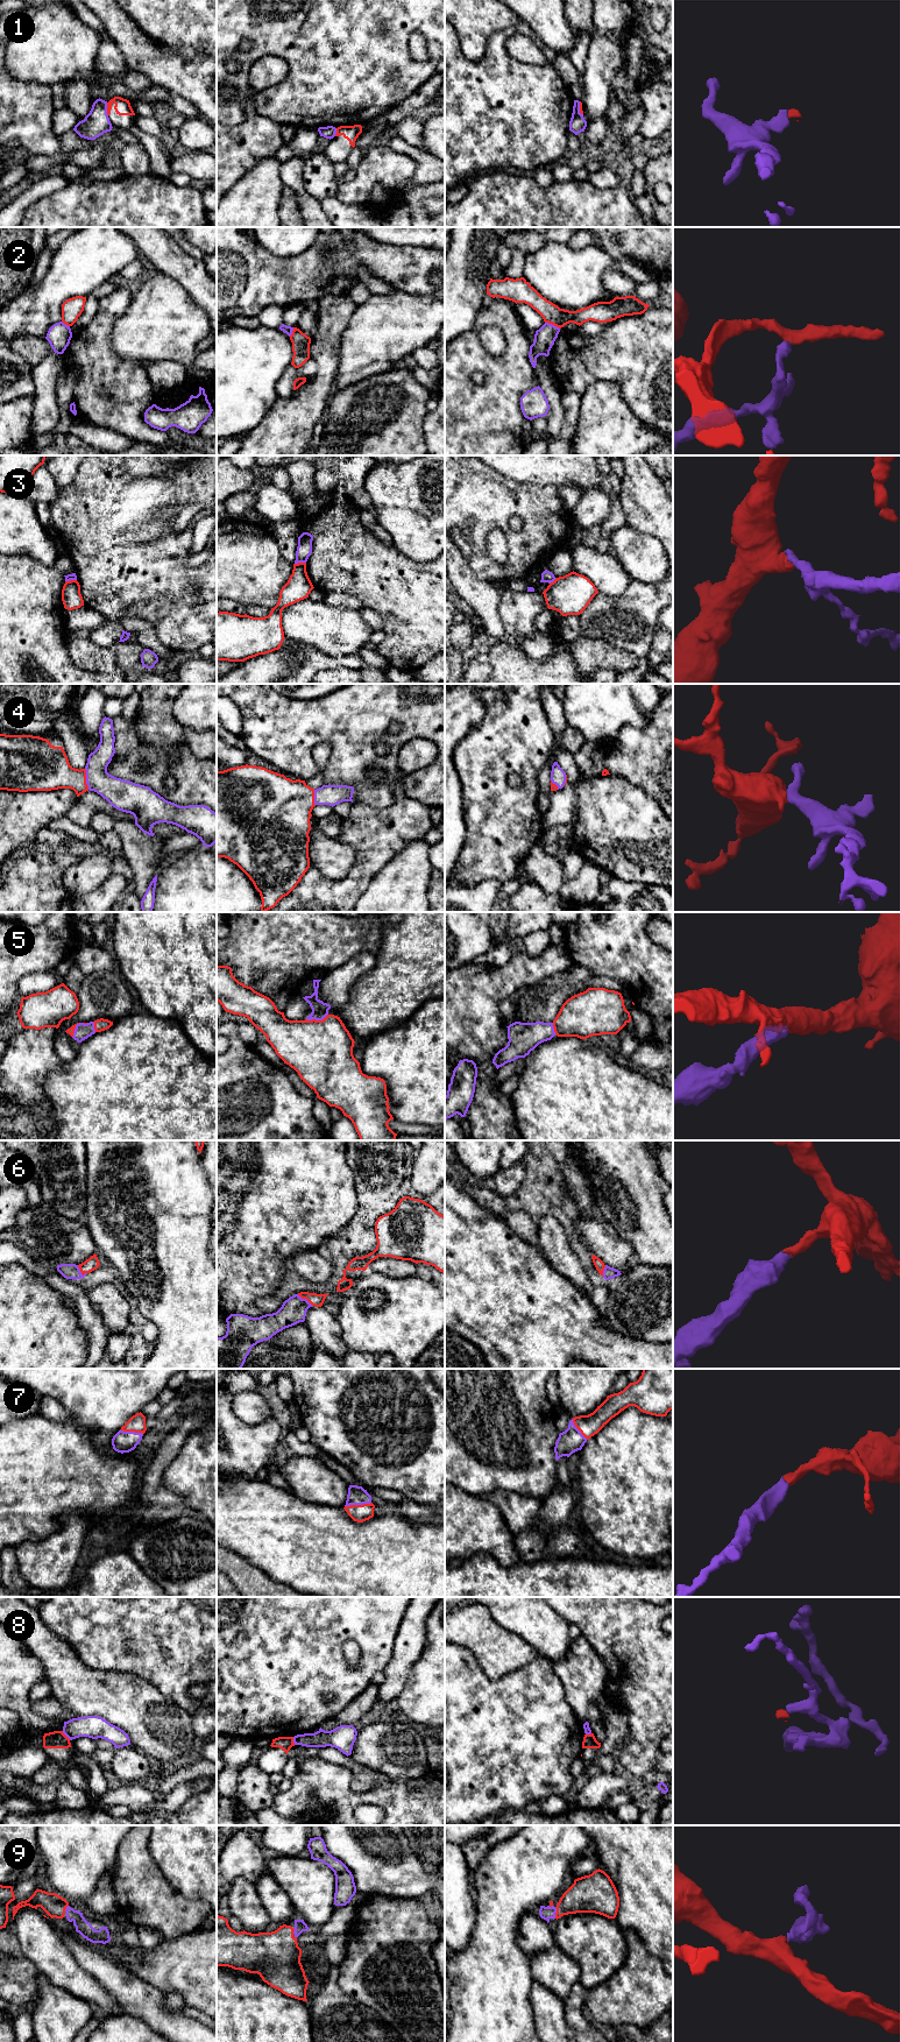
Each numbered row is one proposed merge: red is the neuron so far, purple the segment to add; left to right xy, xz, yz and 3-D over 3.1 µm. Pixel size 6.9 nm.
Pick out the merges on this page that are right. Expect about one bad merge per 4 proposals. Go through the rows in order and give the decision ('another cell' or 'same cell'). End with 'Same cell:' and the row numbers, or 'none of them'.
1: another cell
2: another cell
3: another cell
4: same cell
5: same cell
6: same cell
7: same cell
8: another cell
9: same cell
Same cell: 4, 5, 6, 7, 9

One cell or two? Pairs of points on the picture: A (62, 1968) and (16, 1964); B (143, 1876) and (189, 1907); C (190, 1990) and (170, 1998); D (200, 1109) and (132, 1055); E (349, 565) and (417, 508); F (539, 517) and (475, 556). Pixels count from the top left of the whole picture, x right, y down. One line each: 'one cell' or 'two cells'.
A: two cells
B: one cell
C: two cells
D: one cell
E: two cells
F: one cell

